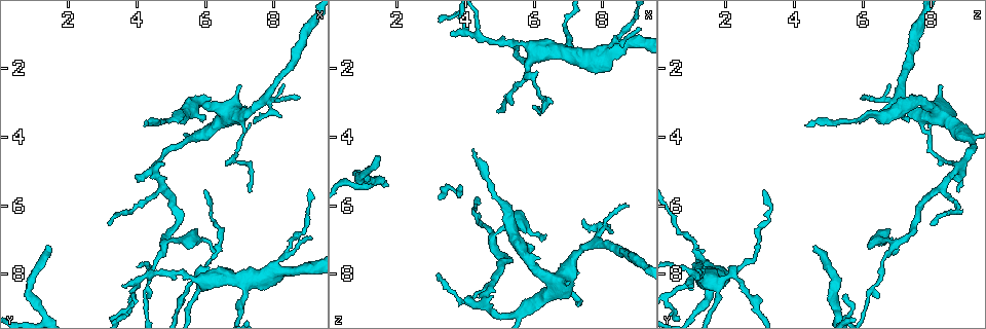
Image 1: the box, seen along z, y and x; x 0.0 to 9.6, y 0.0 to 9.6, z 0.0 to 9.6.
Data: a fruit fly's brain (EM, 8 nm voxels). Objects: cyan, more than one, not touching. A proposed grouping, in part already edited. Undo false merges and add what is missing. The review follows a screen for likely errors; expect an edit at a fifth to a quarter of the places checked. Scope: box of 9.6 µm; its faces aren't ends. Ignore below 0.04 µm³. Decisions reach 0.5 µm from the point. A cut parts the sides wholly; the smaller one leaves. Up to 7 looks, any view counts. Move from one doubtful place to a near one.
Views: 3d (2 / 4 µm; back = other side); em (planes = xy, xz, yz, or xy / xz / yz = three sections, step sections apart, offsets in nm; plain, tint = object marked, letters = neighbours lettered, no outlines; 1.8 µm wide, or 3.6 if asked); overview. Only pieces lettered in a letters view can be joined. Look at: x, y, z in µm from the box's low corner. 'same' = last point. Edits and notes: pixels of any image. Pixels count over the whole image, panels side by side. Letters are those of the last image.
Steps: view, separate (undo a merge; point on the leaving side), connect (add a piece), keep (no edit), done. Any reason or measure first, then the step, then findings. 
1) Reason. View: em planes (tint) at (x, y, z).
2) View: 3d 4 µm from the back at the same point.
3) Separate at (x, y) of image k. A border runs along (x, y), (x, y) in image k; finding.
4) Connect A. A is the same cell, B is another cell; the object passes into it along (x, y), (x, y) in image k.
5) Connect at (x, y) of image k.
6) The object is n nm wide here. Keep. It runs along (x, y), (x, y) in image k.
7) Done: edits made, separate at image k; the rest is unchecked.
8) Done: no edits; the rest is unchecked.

Tapers out. View: em planes (letters) at (8.70, 2.85, 6.00).

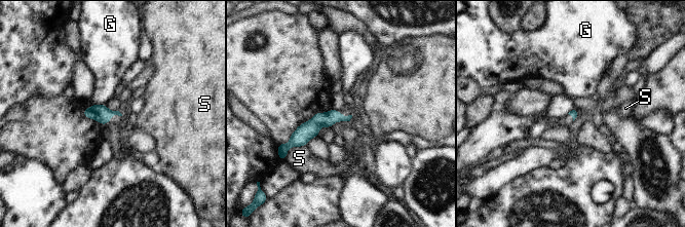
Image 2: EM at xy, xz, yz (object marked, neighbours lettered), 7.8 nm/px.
Keep. G and S are other cells; it runs along (347, 118), (319, 119), (291, 144) in image 2; no lettered piece goes on from it.

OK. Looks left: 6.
Free end. View: 3d 2 µm at (1.40, 7.20, 4.55).

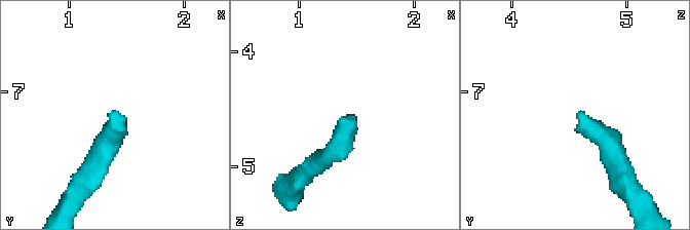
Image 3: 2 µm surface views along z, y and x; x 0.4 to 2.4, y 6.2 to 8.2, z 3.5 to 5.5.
View: em planes (letters) at (1.36, 7.18, 4.58).

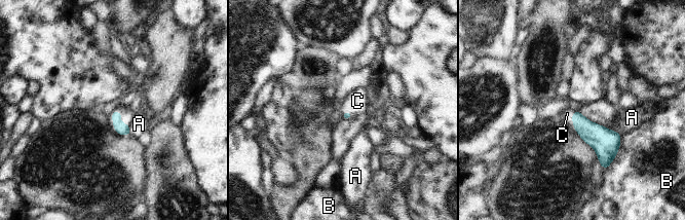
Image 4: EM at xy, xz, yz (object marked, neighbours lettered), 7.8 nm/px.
Connect C. C is the same cell, A and B are other cells; the object passes into it along (122, 129), (119, 119), (126, 115) in image 4; the neuron continues.

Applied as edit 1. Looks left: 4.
Three-way junction. View: em yz step 4 (tint) at (4.40, 8.00, 1.05).

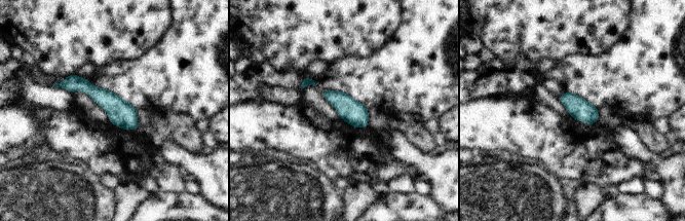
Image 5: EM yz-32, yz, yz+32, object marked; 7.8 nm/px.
See the neighbours. View: em yz step 4 (letters) at the same point.

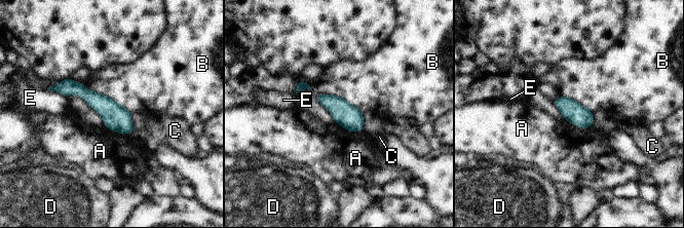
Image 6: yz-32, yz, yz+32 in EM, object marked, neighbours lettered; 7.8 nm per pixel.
The longest contact is with B, 440 nm. Keep. A, B, C, D and E are other cells; a border runs along (561, 113), (576, 125), (592, 125) in image 6; continuous, no second neuron.

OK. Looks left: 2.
Done: edits made, connect at image 4; the rest is unchecked.

